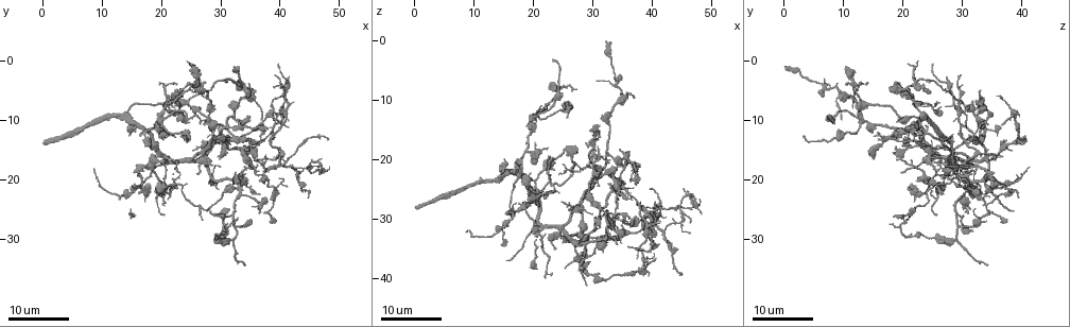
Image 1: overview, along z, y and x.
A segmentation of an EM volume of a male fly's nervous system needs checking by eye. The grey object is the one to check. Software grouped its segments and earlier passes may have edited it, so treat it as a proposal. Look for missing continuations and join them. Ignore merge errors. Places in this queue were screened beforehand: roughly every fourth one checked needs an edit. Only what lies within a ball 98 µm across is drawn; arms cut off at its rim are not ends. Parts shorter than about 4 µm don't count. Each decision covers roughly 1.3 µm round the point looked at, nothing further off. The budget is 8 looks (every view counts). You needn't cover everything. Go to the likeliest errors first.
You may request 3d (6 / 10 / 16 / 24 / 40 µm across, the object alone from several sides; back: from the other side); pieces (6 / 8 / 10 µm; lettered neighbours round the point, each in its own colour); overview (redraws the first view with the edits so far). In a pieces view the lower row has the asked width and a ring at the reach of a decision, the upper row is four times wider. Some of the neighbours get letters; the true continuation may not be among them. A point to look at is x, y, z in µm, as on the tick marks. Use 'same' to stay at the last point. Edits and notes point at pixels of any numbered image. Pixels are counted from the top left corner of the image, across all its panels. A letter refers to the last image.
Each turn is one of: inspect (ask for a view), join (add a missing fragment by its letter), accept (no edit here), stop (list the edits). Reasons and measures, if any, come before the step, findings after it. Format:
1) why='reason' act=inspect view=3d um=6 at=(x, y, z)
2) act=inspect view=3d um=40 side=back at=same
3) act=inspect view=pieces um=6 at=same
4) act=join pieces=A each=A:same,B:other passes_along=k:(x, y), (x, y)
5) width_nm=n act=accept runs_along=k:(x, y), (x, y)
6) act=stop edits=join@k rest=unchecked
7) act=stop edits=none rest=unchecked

why='tapers out' act=inspect view=3d um=24 at=(23.0, 19.0, 20.0)

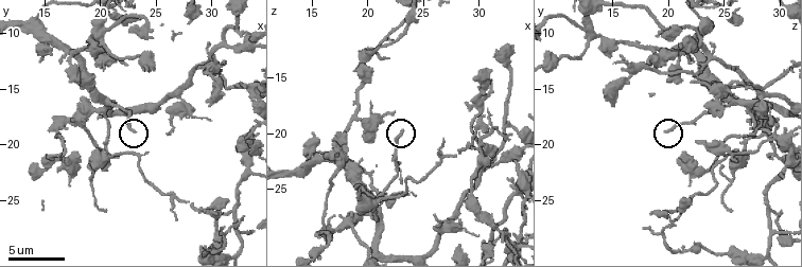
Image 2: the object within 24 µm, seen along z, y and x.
act=inspect view=pieces um=10 at=(23.2, 18.8, 19.8)

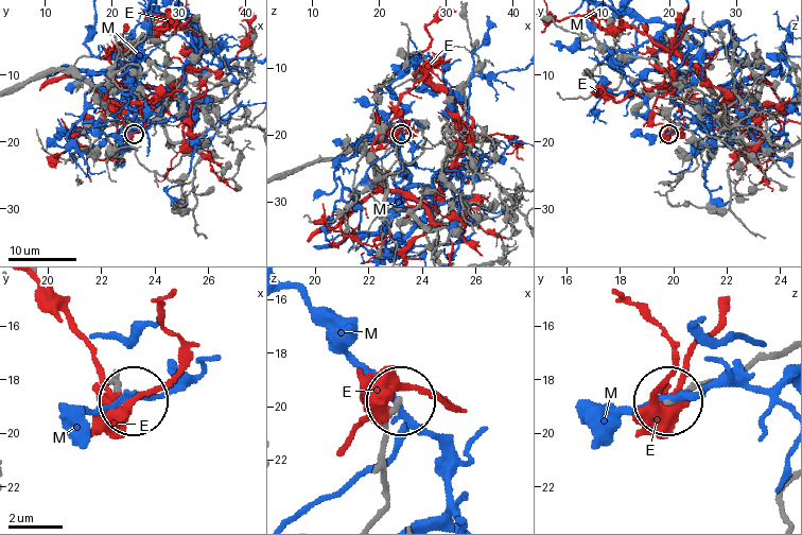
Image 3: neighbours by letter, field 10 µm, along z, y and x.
act=accept each=E:other,M:other runs_along=3:(376, 512), (383, 498), (383, 429), (401, 404) found='no lettered fragment goes on from it'

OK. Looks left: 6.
why='free end' act=inspect view=pieces um=8 at=(31.4, 24.8, 21.6)

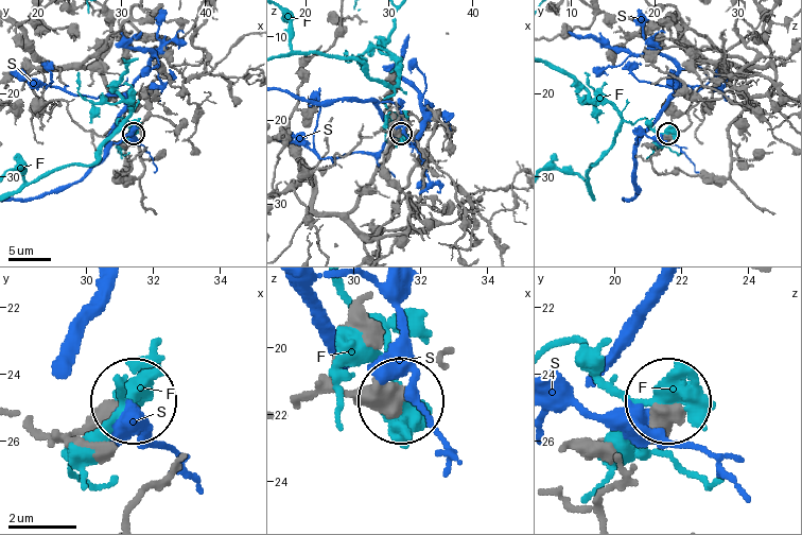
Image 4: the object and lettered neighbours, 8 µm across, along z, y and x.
act=accept each=F:other,S:other found='no lettered fragment goes on from it'

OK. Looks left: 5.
why='branch stops here' act=inspect view=3d um=10 at=(30.0, 16.4, 14.8)

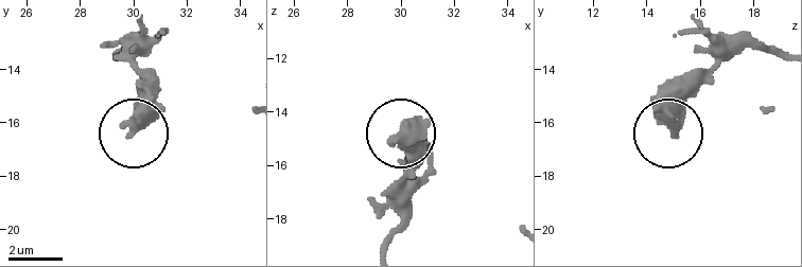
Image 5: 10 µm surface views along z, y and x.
act=inspect view=pieces um=8 at=(30.0, 16.5, 15.1)

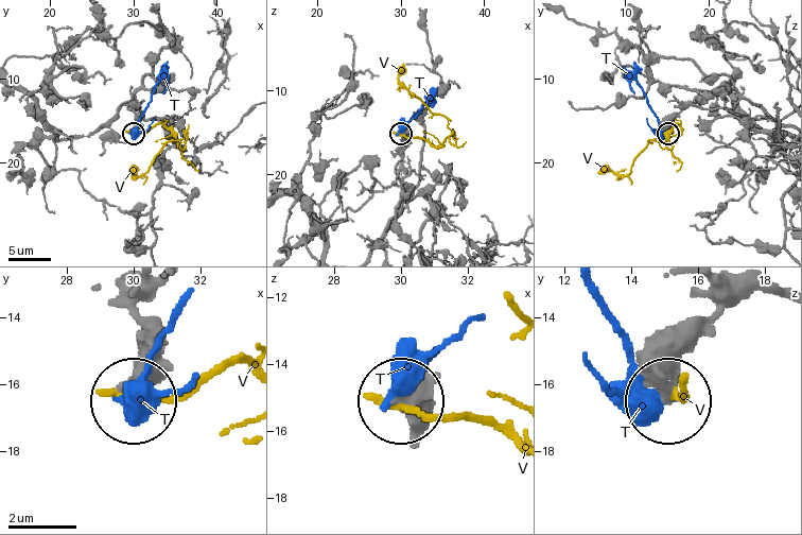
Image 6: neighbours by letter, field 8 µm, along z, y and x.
act=accept each=T:other,V:other runs_along=6:(783, 297), (757, 286), (732, 294), (692, 337), (666, 394) found='no lettered fragment goes on from it'

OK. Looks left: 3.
why='branch stops here' act=inspect view=3d um=24 at=(30.0, 28.5, 31.5)

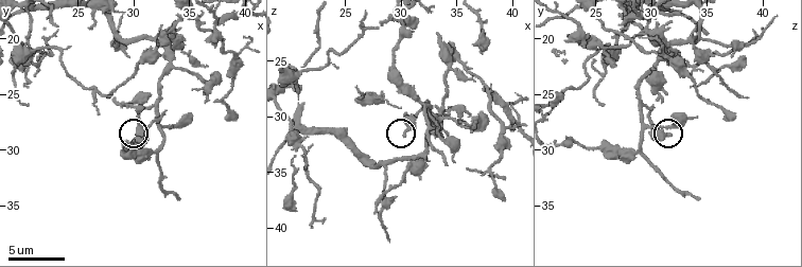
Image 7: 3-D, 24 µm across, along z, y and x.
act=inspect view=pieces um=6 at=(30.4, 28.6, 31.8)

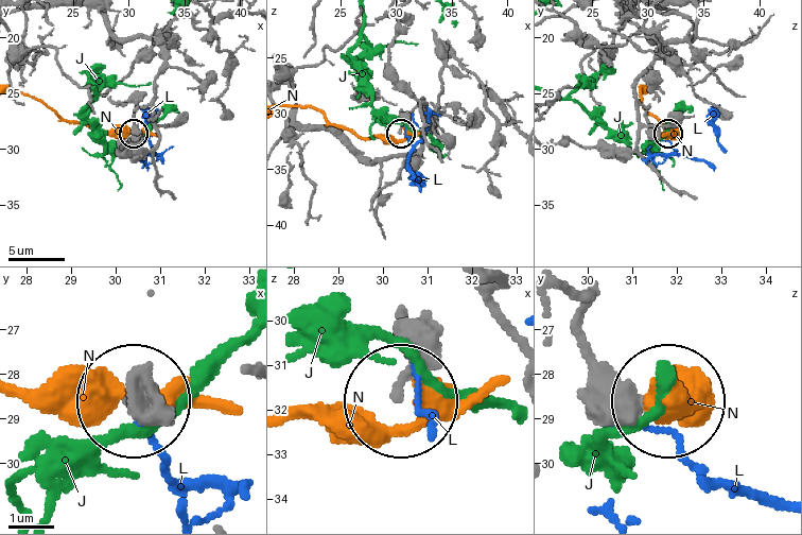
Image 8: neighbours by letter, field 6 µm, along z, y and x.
width_nm=240 act=accept each=J:other,L:other,N:other runs_along=8:(403, 316), (403, 400) found='no lettered fragment goes on from it'

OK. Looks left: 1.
act=stop edits=none rest=unchecked

